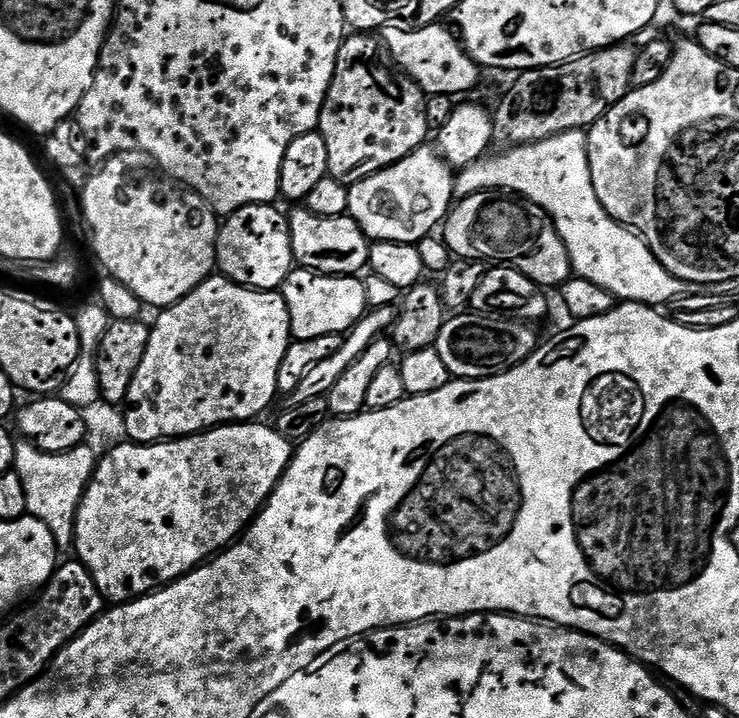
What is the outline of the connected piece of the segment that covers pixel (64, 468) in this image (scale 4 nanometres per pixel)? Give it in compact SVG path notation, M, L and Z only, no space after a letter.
M31 442L16 445L14 470L26 489L28 515L50 526L50 534L54 534L54 542L60 550L71 549L76 543L76 515L96 472L98 452L88 447L72 448L69 452L43 452Z

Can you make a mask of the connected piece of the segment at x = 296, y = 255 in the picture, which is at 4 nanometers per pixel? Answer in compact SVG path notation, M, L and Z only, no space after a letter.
M296 206L288 216L290 226L290 242L292 243L293 261L301 268L309 268L312 272L321 272L327 276L354 276L363 273L368 268L368 250L370 241L364 235L364 231L354 222L352 217L345 214L326 218L313 212L309 212L307 207Z

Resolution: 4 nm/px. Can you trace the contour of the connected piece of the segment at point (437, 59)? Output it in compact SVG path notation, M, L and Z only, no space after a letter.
M437 22L414 30L387 27L382 32L383 42L396 59L396 64L424 91L425 97L428 98L433 98L432 96L460 96L463 92L470 91L479 82L480 75L482 75L480 65L473 60L472 55L460 43L459 35L451 27L448 29L443 28L444 26L443 23Z

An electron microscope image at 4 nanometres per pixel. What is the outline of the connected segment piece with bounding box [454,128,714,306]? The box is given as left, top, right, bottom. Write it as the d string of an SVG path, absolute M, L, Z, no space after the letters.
M575 128L557 136L550 136L545 140L538 140L533 144L517 144L501 152L504 152L501 156L488 154L483 160L475 160L472 164L467 164L465 168L459 169L454 186L454 197L457 201L465 200L475 192L503 190L505 193L522 196L525 200L534 202L548 213L549 220L558 230L570 254L573 273L594 282L594 286L602 286L602 290L616 297L617 301L664 306L660 304L668 304L671 300L692 300L699 292L704 296L714 292L711 284L691 284L670 274L670 270L666 270L666 266L658 262L658 258L650 250L643 236L629 225L618 223L604 209L602 202L598 202L598 194L594 190L594 182L590 174L587 131Z

